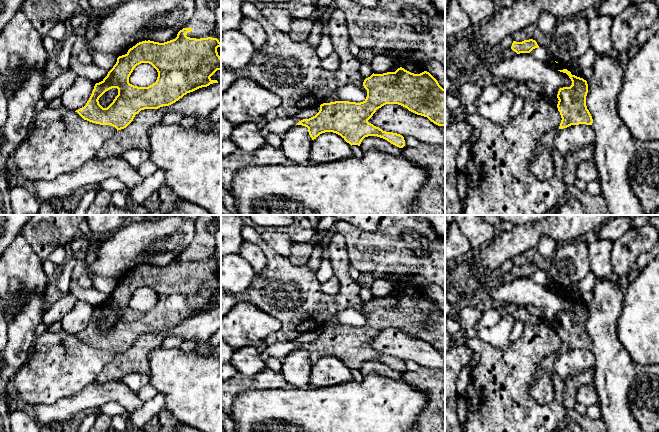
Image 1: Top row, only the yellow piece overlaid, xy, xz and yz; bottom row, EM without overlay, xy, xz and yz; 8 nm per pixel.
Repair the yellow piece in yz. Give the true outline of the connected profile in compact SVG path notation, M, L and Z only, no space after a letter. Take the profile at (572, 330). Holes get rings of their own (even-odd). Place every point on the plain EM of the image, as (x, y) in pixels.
M567 293L558 295L566 297L572 305L570 311L560 312L557 318L557 332L562 342L559 353L579 348L592 349L593 343L586 330L587 305L572 299Z

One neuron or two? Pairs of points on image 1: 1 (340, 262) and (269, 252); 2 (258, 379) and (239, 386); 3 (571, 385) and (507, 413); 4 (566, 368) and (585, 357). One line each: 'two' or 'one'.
1: one
2: one
3: two
4: one

